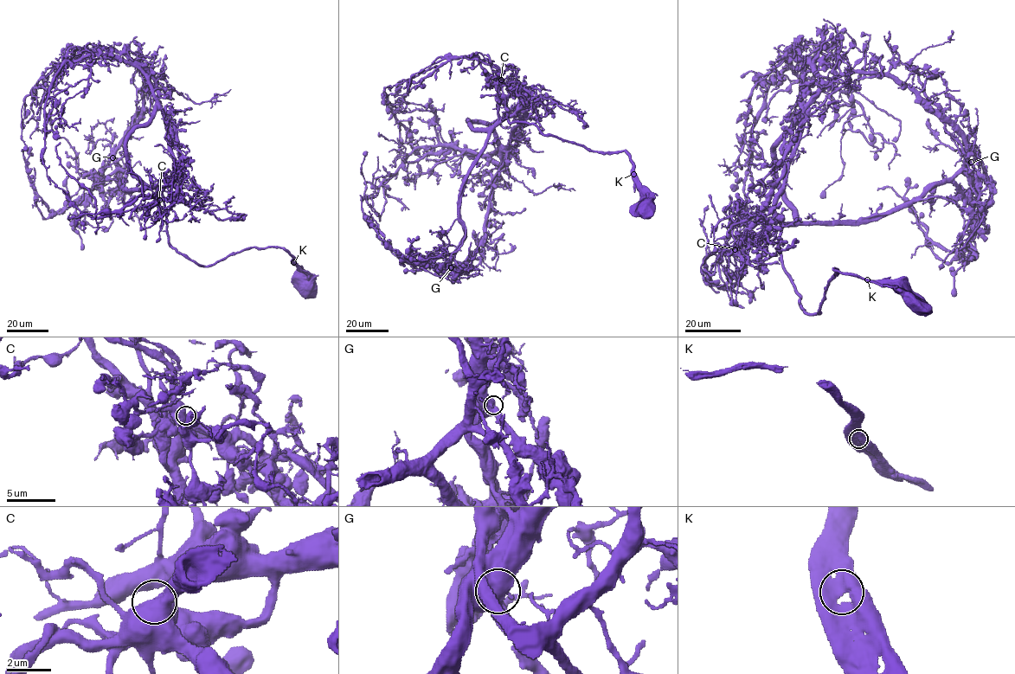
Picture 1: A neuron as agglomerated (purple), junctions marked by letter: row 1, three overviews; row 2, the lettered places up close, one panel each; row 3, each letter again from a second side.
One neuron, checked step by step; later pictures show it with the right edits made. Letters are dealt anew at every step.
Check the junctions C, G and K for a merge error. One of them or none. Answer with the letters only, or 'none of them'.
none of them

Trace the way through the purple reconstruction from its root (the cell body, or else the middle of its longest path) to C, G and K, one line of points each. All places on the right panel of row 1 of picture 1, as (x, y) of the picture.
C: (916, 303), (898, 285), (835, 268), (819, 312), (809, 314), (783, 265), (780, 226), (747, 252), (735, 249)
G: (916, 303), (898, 285), (835, 268), (819, 312), (809, 314), (783, 265), (780, 230), (891, 213), (971, 162)
K: (916, 303), (898, 285), (882, 285), (867, 279)

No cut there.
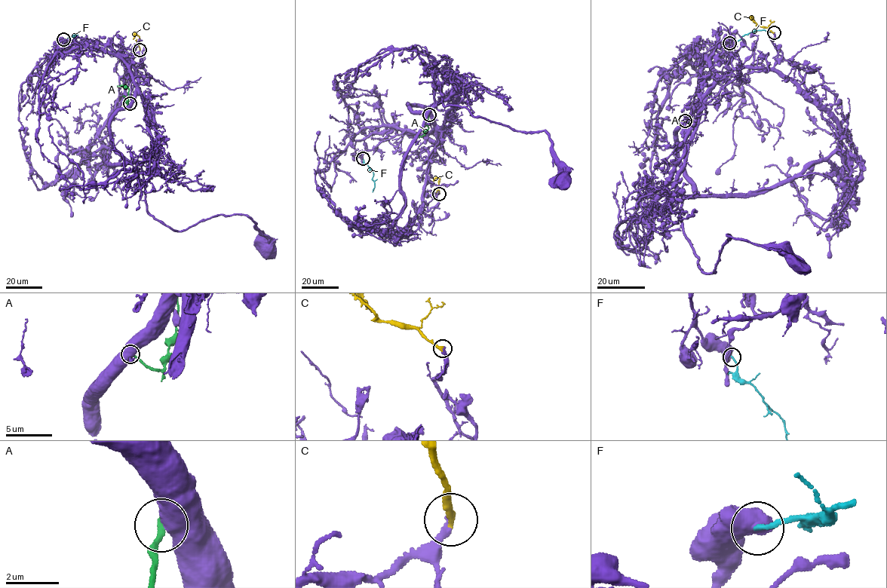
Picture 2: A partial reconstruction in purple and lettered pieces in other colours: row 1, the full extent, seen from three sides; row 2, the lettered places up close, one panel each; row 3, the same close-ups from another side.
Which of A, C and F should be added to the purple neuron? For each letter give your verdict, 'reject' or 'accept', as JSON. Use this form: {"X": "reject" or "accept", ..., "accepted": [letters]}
{"A": "reject", "C": "accept", "F": "reject", "accepted": ["C"]}

